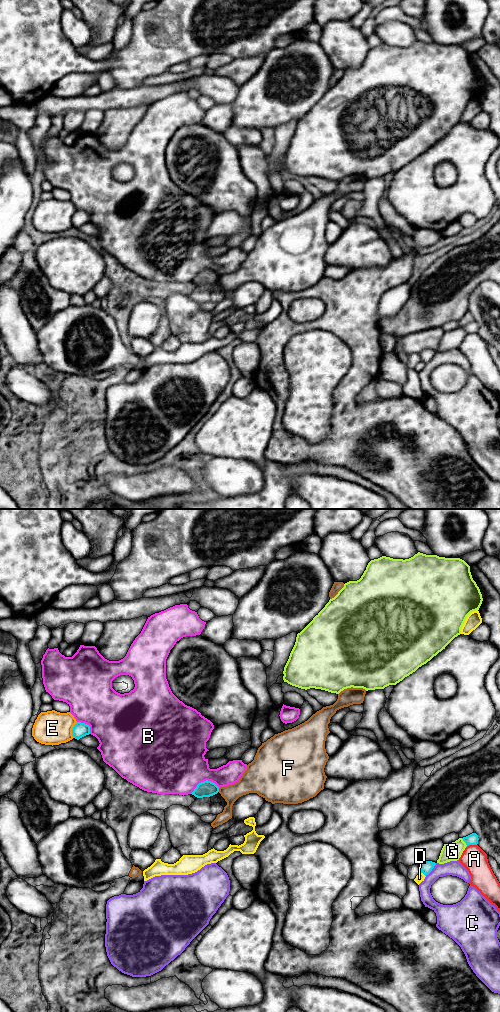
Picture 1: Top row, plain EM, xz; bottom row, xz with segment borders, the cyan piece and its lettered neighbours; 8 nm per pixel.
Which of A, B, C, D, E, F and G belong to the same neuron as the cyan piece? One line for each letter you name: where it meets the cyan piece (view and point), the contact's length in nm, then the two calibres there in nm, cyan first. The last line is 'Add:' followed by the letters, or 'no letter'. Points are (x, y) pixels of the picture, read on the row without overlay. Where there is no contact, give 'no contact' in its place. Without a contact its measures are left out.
Add: no letter

